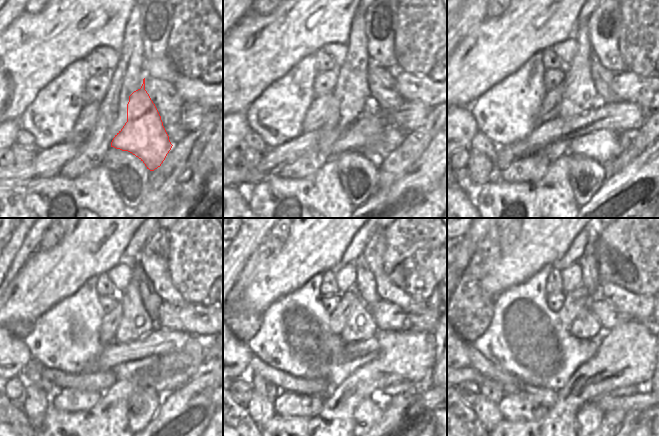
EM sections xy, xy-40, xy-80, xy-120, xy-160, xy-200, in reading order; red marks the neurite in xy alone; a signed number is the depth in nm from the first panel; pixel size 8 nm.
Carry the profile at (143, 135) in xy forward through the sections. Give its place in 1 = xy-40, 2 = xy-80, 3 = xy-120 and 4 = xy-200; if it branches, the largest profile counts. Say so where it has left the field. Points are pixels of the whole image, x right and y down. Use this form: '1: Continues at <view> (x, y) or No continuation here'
1: Continues at xy-40 (366, 131)
2: Continues at xy-80 (554, 151)
3: Continues at xy-120 (99, 381)
4: Continues at xy-200 (510, 382).

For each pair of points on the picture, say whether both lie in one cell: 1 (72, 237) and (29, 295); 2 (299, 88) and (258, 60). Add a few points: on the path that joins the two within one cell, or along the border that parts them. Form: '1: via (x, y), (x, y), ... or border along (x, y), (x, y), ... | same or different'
1: via (72, 251), (43, 281) | same
2: border along (300, 60), (264, 90) | different

